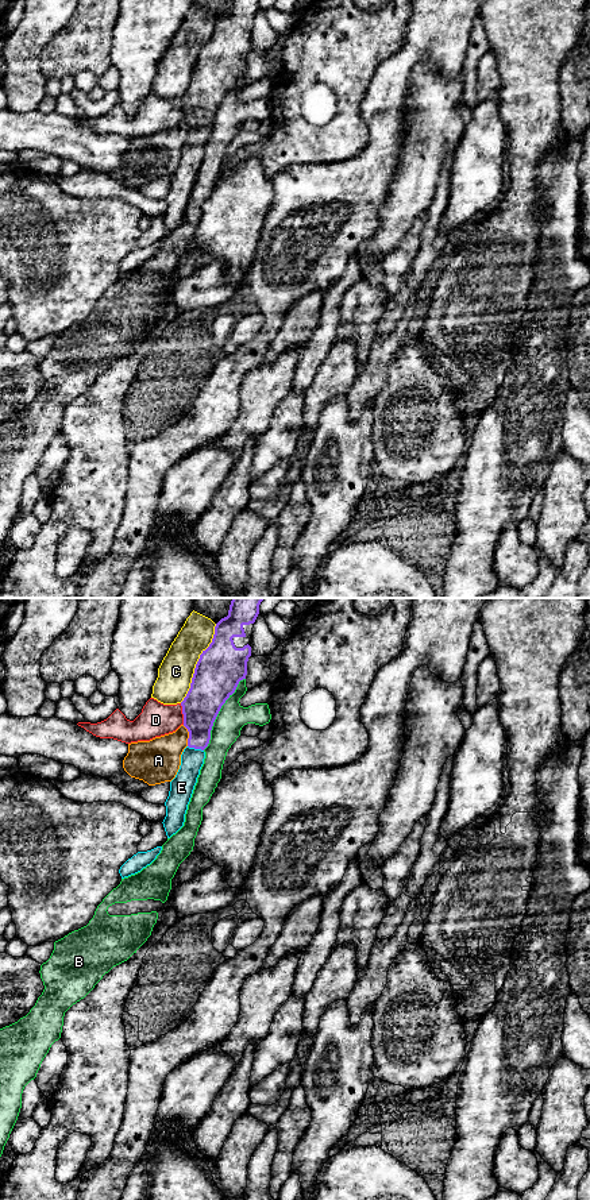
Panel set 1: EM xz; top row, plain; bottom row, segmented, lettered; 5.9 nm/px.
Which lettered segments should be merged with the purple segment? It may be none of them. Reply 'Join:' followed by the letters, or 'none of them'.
Join: E

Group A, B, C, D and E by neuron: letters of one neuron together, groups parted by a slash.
A / B / C / D / E

